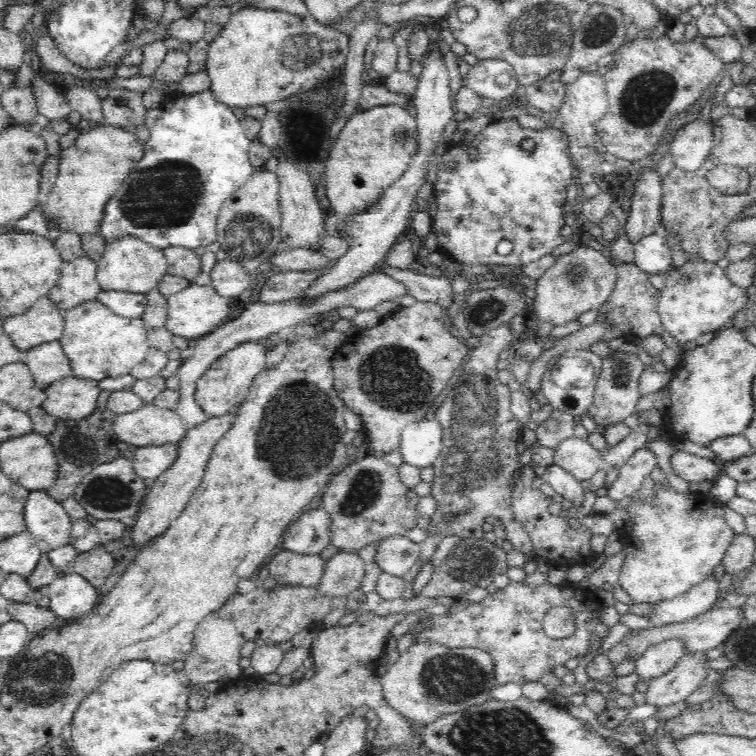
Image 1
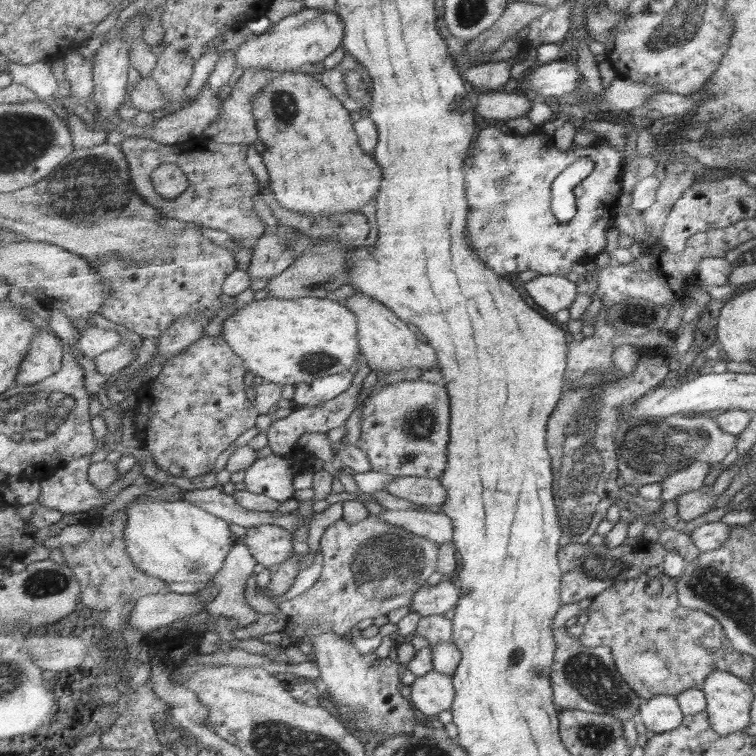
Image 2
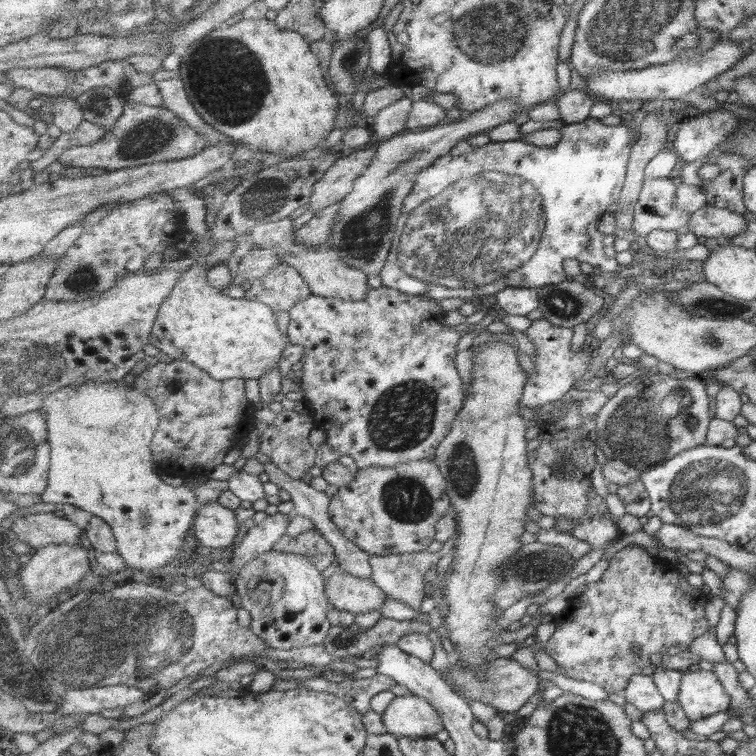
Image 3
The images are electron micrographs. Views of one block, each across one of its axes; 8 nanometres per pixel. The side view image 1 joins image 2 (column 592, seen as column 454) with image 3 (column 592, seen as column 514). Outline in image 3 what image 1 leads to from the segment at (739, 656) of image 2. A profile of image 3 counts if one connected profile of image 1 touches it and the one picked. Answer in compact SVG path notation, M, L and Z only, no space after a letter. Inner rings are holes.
M629 545L617 551L611 558L609 568L602 579L588 584L584 593L568 599L567 608L553 615L556 631L546 644L545 652L556 661L558 672L581 681L593 682L607 689L609 693L623 694L633 677L651 675L658 667L687 672L687 667L697 664L699 658L688 649L689 643L709 630L703 616L703 594L691 588L681 574L665 570L665 564L657 556L649 556L641 545Z

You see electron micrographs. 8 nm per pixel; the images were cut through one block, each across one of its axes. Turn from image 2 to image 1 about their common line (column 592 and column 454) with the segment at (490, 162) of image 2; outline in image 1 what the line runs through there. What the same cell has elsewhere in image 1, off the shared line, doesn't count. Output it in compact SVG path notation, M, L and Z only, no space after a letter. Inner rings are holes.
M516 118L499 121L493 120L493 122L491 122L475 136L472 140L472 146L474 146L474 148L478 151L478 154L476 154L476 156L472 156L472 158L468 153L468 147L451 144L448 145L444 154L437 157L437 177L435 178L433 186L433 194L437 202L437 213L431 217L431 223L432 230L434 230L434 234L436 234L438 238L438 252L447 258L451 258L457 262L462 262L463 265L468 264L468 266L482 266L482 264L486 264L489 267L497 264L525 267L527 264L536 262L536 260L540 260L540 258L544 256L552 255L552 252L554 252L556 248L567 241L565 237L562 236L562 228L566 226L566 222L564 221L564 211L567 209L566 192L568 192L568 186L570 186L573 182L573 173L576 172L576 166L574 162L572 162L572 158L570 158L568 135L563 133L561 130L552 127L546 127L542 130L524 128L524 126L521 126L518 123ZM524 140L530 140L530 142L534 144L534 148L532 148L530 152L526 152L526 150L522 148L522 142L524 142ZM451 160L458 160L458 162L460 162L460 172L452 174L452 172L447 170L446 164L448 164ZM502 240L509 240L513 245L512 252L507 256L500 256L500 254L496 252L496 247L499 242L502 242Z

